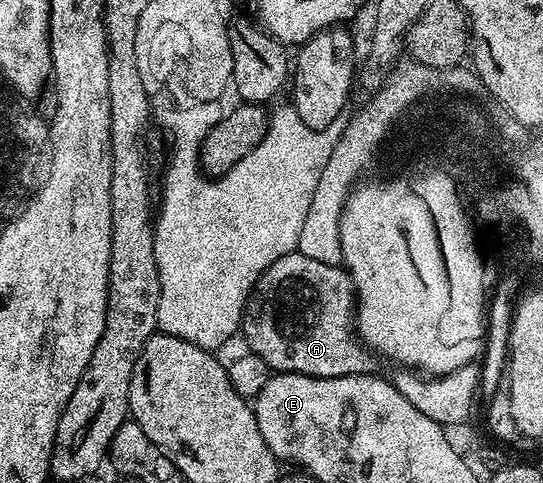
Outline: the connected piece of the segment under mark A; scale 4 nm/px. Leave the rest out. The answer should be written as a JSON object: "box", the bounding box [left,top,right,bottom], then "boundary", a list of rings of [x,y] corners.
{"box":[242,251,373,378],"boundary":[[[298,251],[291,252],[275,260],[258,278],[256,287],[252,289],[252,294],[248,298],[248,305],[244,307],[244,318],[242,321],[243,336],[245,342],[248,343],[246,345],[247,351],[253,352],[258,358],[262,358],[262,362],[266,362],[273,373],[297,372],[298,374],[313,376],[314,378],[342,378],[343,376],[363,376],[373,371],[373,353],[363,347],[361,341],[354,335],[354,289],[347,271],[340,266],[318,262],[315,258],[306,258],[306,254]]]}

